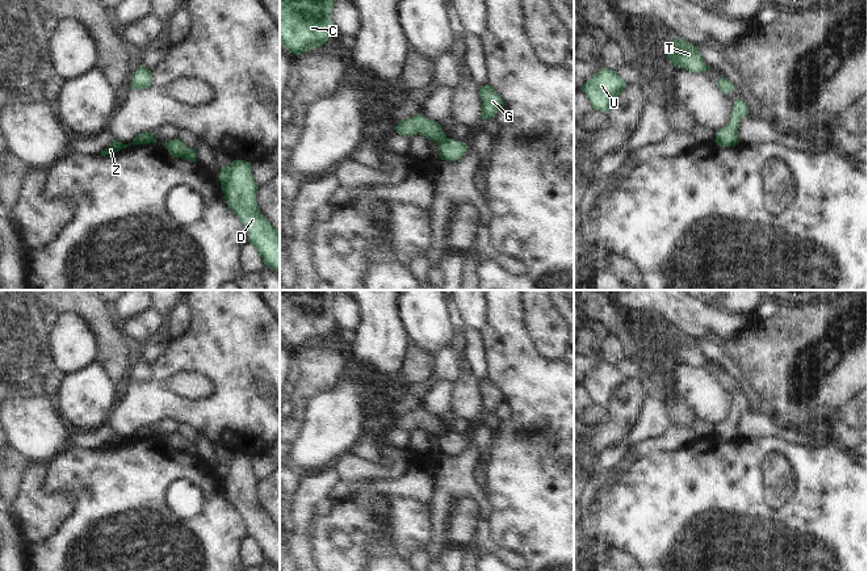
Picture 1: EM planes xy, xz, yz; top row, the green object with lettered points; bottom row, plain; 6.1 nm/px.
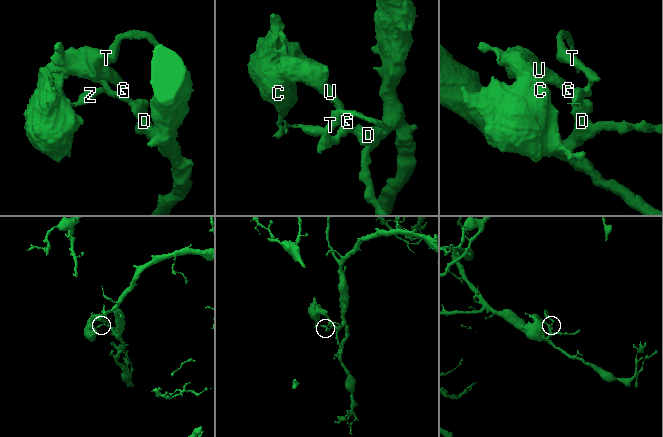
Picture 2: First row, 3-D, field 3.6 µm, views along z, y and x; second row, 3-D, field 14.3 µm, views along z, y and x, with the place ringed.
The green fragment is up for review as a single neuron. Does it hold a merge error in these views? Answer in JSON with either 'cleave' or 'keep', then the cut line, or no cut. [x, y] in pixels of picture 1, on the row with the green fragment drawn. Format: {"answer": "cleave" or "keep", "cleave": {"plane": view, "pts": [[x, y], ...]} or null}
{"answer": "cleave", "cleave": {"plane": "xz", "pts": [[447, 138], [439, 143]]}}

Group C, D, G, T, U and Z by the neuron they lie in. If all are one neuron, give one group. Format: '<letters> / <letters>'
C D G T U / Z

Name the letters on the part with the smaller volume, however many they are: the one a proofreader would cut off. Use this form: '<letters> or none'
Z

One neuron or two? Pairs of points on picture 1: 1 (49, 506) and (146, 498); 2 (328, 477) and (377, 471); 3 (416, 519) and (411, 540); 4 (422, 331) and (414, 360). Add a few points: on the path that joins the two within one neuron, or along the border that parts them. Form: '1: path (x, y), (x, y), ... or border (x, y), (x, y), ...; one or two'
1: border (45, 487), (65, 494), (72, 506), (54, 530); two
2: border (332, 469), (338, 475), (338, 482); two
3: path (411, 524), (411, 534); one
4: border (410, 344), (419, 345), (432, 353); two

